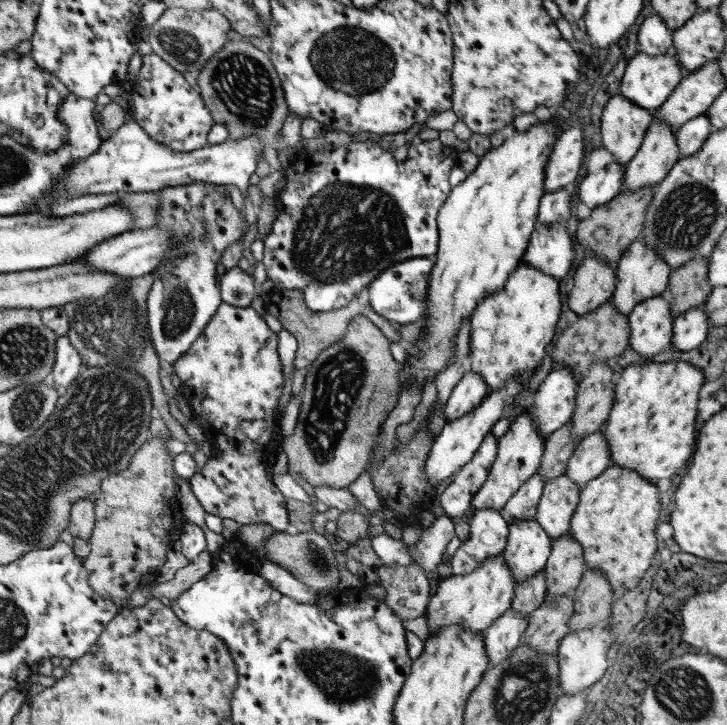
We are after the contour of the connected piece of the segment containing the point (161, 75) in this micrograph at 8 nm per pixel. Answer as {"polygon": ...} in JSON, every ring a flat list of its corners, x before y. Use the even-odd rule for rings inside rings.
{"polygon":[[155,54,141,55,141,69,127,93,130,120,135,121,151,140,174,150,191,152,207,145,212,119,201,98,181,74]]}

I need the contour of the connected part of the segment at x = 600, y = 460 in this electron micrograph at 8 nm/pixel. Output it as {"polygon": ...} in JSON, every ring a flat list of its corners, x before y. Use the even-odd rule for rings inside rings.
{"polygon":[[600,428,577,442,565,465,564,475,582,489,585,483,599,476,611,465,608,444]]}

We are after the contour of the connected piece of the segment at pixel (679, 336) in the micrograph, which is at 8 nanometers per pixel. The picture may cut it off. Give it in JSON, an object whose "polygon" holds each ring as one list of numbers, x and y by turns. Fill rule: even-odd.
{"polygon":[[696,306,679,314,672,320,673,334,670,344,675,350,685,351,697,348,711,328,702,306]]}

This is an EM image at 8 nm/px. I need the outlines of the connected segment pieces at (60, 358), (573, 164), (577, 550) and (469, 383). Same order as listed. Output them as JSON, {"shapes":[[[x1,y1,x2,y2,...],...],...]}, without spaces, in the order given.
{"shapes":[[[66,335,56,337,54,363,51,367,52,383,60,395,71,384,81,370,81,360]],[[570,127,557,134,545,166,542,192,549,194,574,182,583,158,581,129]],[[569,534,553,540,544,564,546,596,571,594,583,575,583,551]],[[464,372,452,388,442,410,444,420,449,422,471,412,488,394,482,376,476,372]]]}

